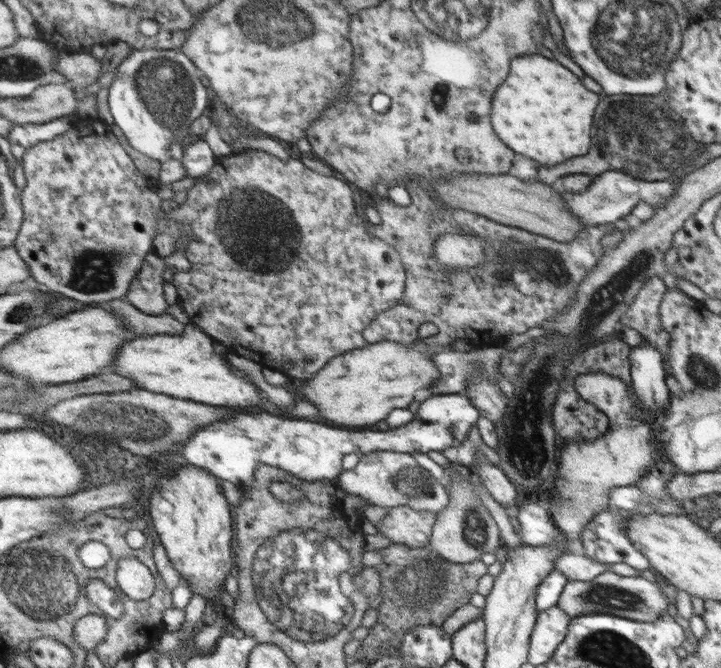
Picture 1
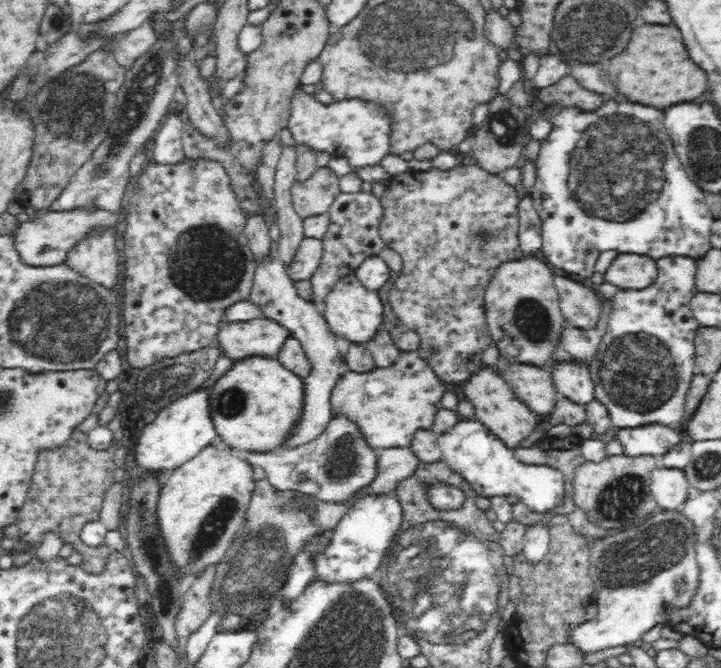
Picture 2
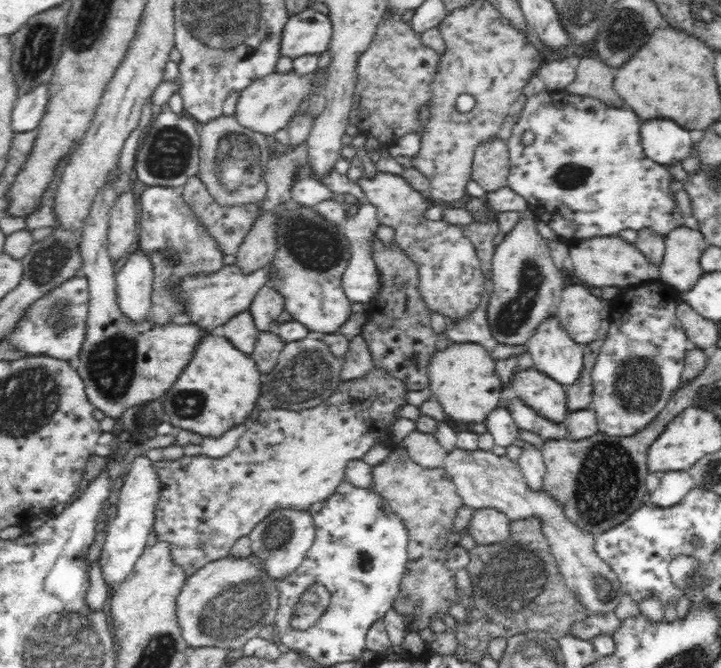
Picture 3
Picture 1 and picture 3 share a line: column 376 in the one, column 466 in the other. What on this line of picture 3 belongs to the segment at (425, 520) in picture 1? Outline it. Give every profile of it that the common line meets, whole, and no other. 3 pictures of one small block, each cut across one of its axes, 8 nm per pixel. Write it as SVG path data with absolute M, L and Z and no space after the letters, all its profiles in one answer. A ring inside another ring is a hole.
M493 508L474 509L466 530L478 545L493 545L510 536L511 520Z

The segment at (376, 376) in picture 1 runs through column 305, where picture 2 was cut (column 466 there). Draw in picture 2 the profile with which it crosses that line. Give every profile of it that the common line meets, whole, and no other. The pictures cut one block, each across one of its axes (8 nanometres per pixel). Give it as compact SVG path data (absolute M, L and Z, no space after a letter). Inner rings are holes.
M485 366L474 374L464 386L466 401L474 407L475 420L486 425L506 446L518 447L518 443L532 433L538 420L532 410L528 409L510 390L510 386L502 380L502 376L489 366Z

